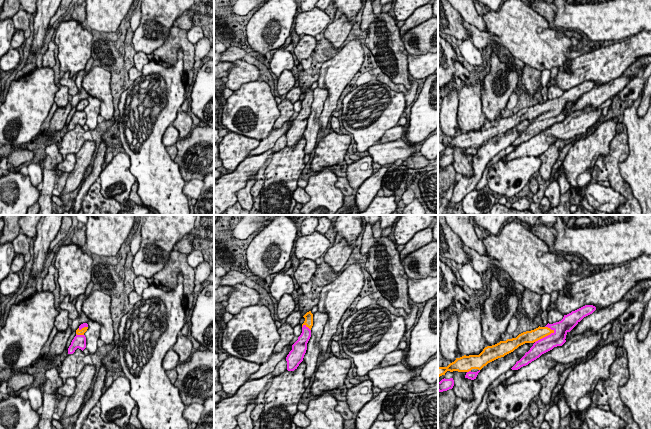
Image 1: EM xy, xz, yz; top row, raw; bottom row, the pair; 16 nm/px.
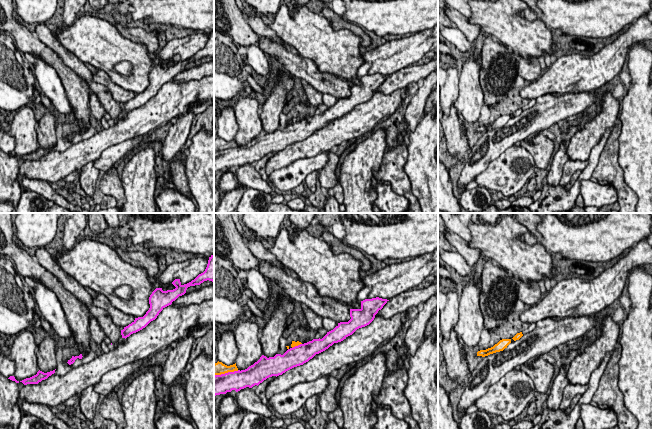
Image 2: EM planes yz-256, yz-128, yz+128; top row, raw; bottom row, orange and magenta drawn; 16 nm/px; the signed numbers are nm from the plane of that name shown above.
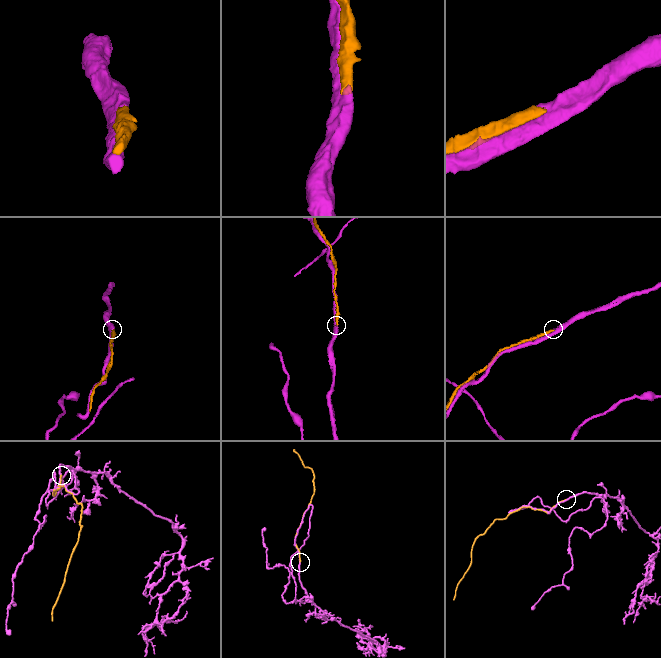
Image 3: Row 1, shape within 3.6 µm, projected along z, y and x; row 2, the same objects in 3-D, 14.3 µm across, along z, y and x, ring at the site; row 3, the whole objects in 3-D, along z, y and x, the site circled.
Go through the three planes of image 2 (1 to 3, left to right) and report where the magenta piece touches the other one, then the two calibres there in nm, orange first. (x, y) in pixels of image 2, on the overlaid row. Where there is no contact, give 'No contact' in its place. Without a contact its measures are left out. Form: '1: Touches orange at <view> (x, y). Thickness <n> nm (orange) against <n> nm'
1: No contact
2: Touches orange at yz-128 (226, 372). Thickness 200 nm (orange) against 320 nm
3: No contact

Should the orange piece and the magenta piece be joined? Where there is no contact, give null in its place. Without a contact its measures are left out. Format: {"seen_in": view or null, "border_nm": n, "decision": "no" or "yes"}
{"seen_in": "yz", "border_nm": 380, "decision": "yes"}

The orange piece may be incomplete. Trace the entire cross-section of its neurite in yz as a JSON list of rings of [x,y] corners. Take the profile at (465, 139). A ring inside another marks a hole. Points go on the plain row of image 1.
[[[585,81],[571,89],[564,91],[563,95],[553,100],[547,100],[545,103],[538,103],[531,107],[519,110],[516,114],[500,117],[499,119],[487,122],[479,131],[469,131],[456,134],[447,143],[438,143],[438,154],[445,151],[447,147],[465,148],[465,154],[476,155],[480,146],[488,139],[504,133],[513,128],[519,122],[525,119],[532,119],[525,131],[516,138],[511,144],[518,146],[539,134],[542,130],[552,126],[554,123],[562,122],[566,118],[566,111],[570,108],[584,93],[592,90],[596,86],[593,81]]]

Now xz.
[[[309,87],[303,93],[305,94],[305,97],[302,100],[302,109],[298,113],[298,116],[292,121],[292,126],[286,133],[288,147],[294,147],[303,137],[307,126],[307,119],[311,113],[313,90]]]

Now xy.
[[[83,99],[79,102],[79,104],[76,106],[76,112],[68,124],[68,130],[73,130],[77,124],[81,125],[82,127],[86,124],[86,113],[84,109],[87,107],[87,105],[87,99]]]

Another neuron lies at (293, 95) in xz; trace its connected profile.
[[[301,87],[292,88],[284,98],[289,100],[292,104],[297,102],[300,98],[300,95],[303,93]]]

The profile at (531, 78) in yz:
[[[525,64],[521,74],[521,81],[528,94],[534,96],[536,91],[541,88],[541,71]]]

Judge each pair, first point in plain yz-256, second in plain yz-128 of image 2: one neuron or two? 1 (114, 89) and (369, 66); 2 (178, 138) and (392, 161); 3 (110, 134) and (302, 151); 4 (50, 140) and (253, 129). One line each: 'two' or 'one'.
1: two
2: two
3: one
4: two

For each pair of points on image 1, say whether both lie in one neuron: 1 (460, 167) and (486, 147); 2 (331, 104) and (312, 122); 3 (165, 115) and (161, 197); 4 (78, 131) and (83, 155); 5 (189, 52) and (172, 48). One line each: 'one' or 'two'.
1: two
2: two
3: one
4: two
5: one

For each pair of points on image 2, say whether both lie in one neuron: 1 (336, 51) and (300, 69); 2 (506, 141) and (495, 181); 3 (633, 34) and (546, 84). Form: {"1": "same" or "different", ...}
{"1": "same", "2": "different", "3": "same"}

